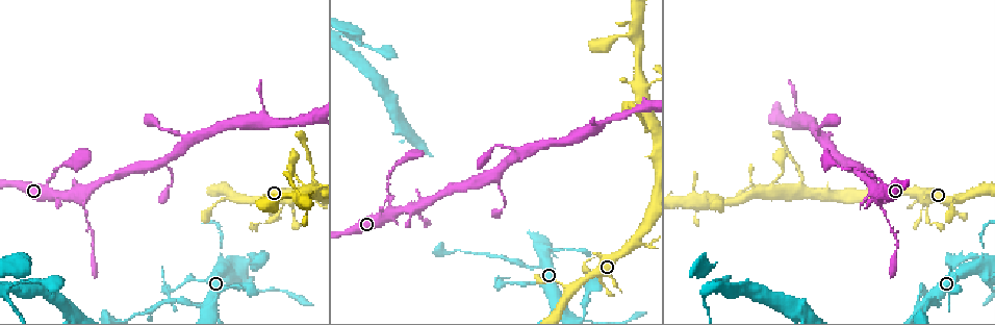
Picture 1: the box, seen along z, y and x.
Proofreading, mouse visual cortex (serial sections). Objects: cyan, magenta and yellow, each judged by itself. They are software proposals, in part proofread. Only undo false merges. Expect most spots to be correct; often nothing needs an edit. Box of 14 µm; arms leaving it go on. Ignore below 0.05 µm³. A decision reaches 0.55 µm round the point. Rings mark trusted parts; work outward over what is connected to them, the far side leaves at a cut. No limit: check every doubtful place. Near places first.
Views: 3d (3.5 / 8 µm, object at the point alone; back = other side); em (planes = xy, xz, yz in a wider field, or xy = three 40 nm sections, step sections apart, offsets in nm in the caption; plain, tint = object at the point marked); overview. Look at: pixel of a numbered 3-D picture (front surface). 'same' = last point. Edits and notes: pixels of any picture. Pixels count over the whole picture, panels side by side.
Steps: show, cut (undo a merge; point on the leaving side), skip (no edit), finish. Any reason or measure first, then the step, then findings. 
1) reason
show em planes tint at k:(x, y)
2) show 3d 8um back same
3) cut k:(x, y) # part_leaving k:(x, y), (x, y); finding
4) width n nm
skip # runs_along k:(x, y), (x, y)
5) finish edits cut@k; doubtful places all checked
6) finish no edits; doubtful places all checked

narrows sharply
show 3d 3.5um back at 1:(532, 267)

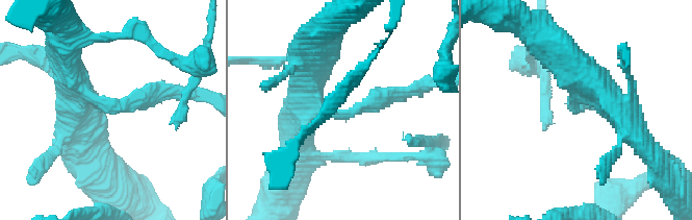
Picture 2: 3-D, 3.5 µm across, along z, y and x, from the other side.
show em planes plain at 2:(340, 117)

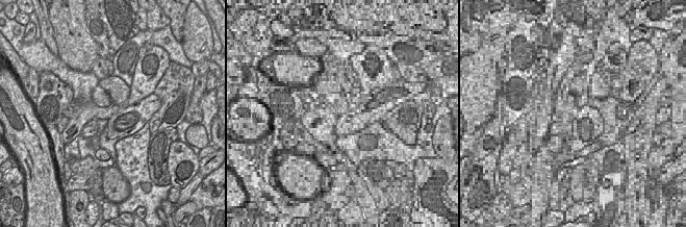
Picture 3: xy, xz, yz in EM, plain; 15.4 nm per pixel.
with the object marked
show em planes tint same

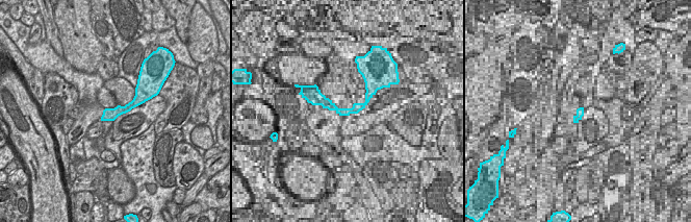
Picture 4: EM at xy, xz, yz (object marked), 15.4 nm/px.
skip # runs_along 2:(298, 135), (304, 107), (349, 116), (396, 95); continuous, no second cell

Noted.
show 3d 3.5um at 1:(51, 177)

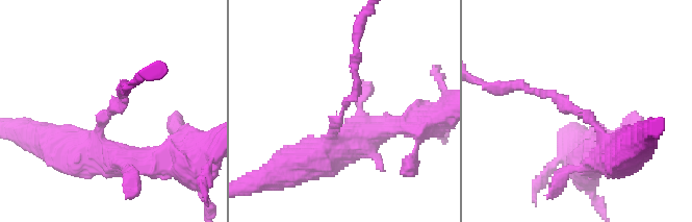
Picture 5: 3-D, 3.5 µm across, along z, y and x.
now the EM
show em xy step 3 tint at 5:(341, 111)

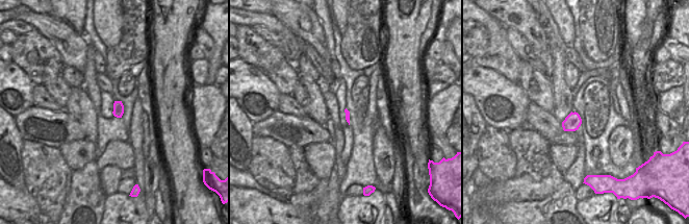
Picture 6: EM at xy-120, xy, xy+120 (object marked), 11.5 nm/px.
width 50 nm
skip # runs_along 5:(621, 157), (584, 113), (520, 83); all the same cell

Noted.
a fork
show 3d 3.5um at 1:(414, 209)

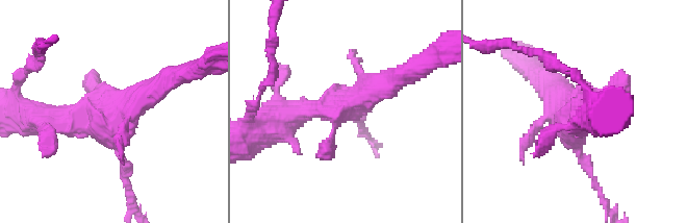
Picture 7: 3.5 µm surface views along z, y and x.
show em xy step 1 tint at 7:(112, 121)

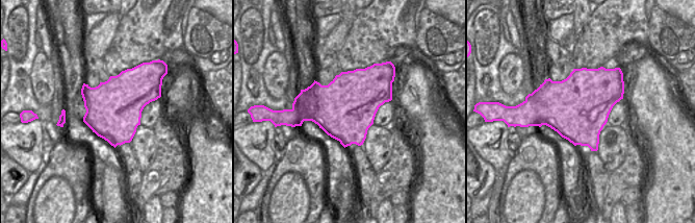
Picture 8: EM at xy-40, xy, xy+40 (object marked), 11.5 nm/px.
width 700 nm
skip # runs_along 7:(279, 125), (397, 77); one cell here

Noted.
abrupt turn
show 3d 3.5um back at 1:(955, 288)

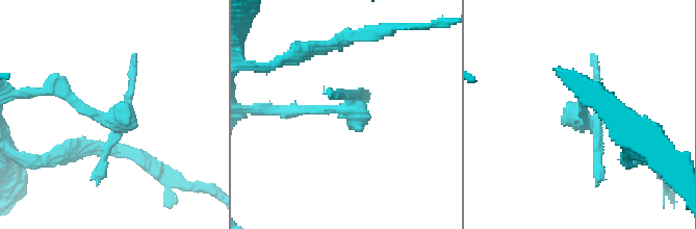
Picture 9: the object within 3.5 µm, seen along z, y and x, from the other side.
show em xy step 2 tint at 9:(339, 108)

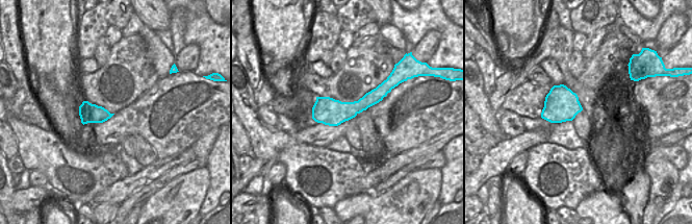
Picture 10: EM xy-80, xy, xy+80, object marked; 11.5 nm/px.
skip # continuous, no second cell

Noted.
finish no edits; doubtful places all checked

